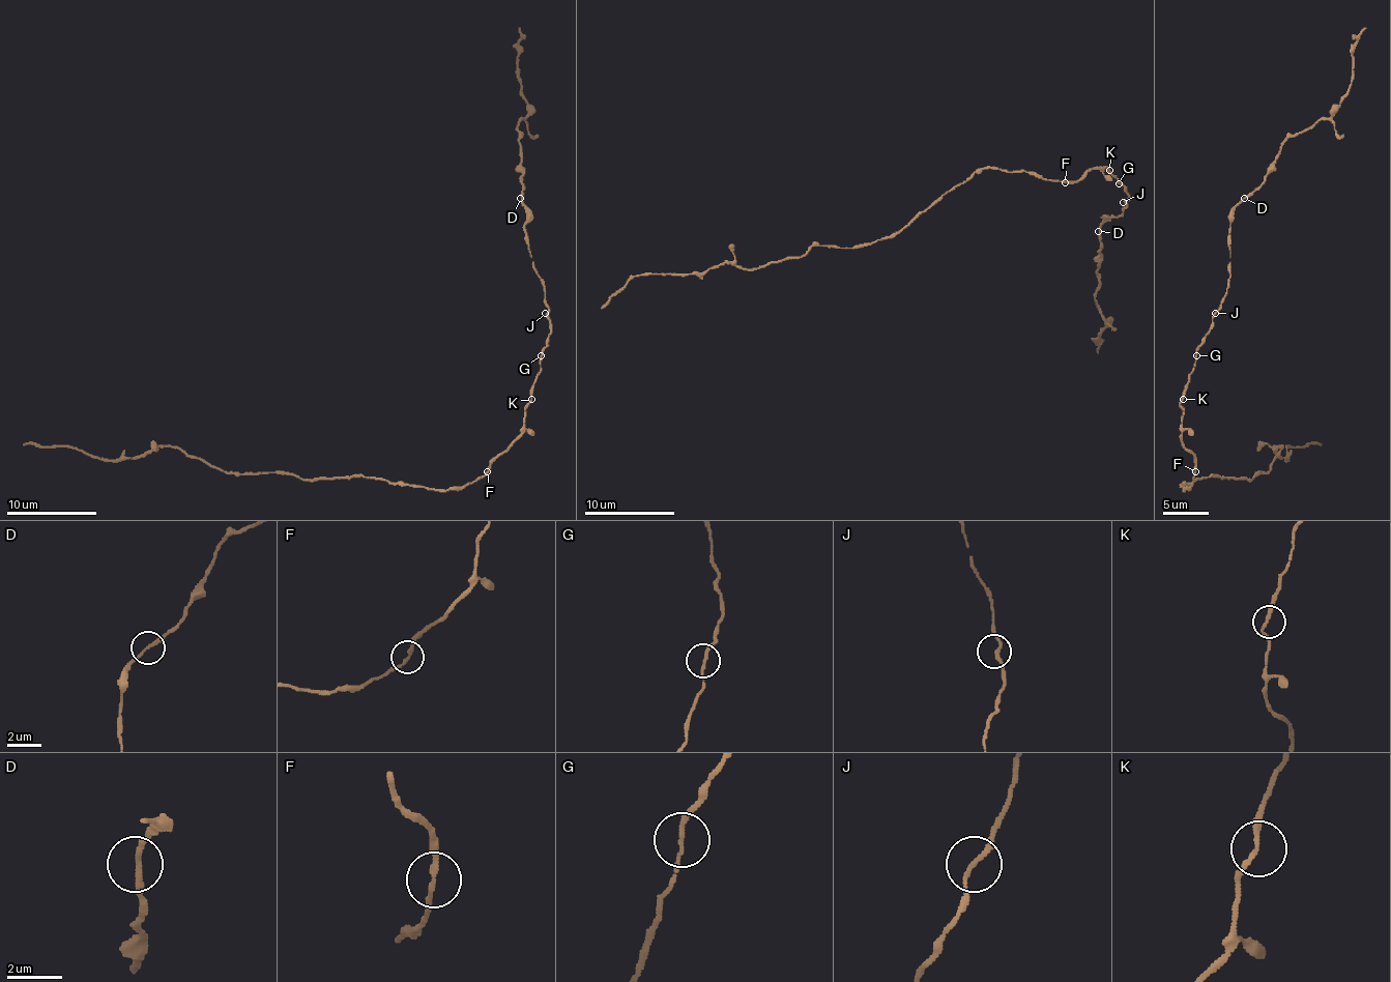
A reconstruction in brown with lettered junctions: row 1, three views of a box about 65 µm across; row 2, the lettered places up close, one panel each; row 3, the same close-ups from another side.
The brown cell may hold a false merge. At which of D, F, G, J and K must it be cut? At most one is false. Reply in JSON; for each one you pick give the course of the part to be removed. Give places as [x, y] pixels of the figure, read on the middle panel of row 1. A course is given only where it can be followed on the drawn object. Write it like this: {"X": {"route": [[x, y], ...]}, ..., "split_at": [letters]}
{"F": {"route": [[1065, 181], [979, 168], [870, 244], [813, 244], [752, 269], [723, 263], [691, 275], [637, 275], [601, 308]]}, "split_at": ["F"]}

